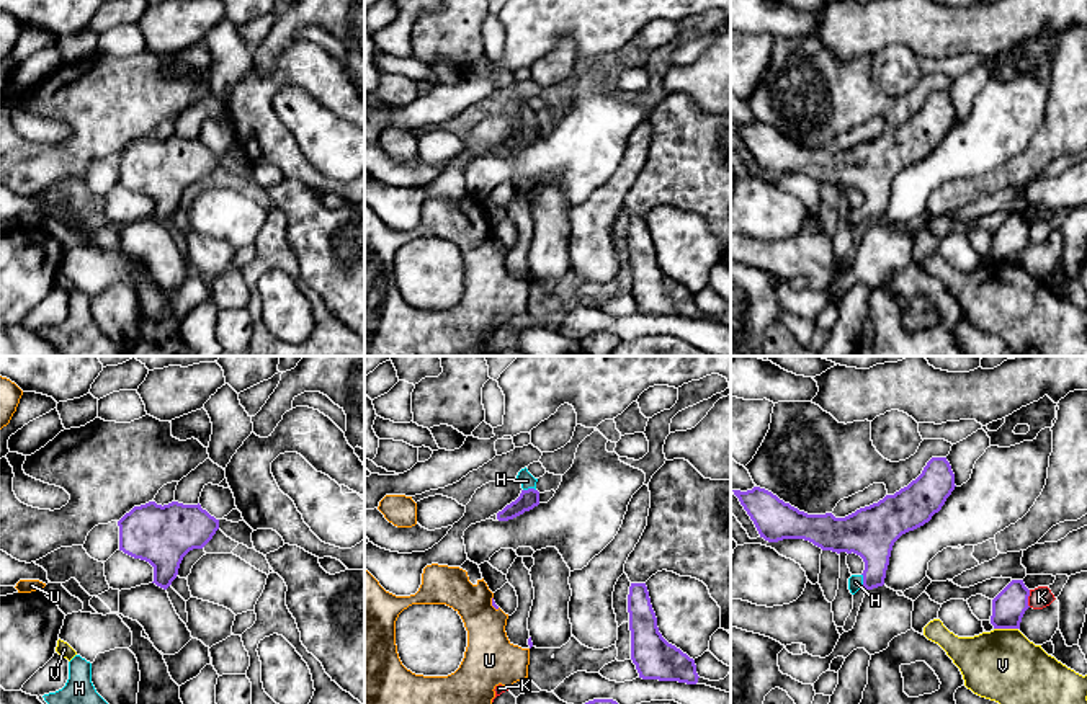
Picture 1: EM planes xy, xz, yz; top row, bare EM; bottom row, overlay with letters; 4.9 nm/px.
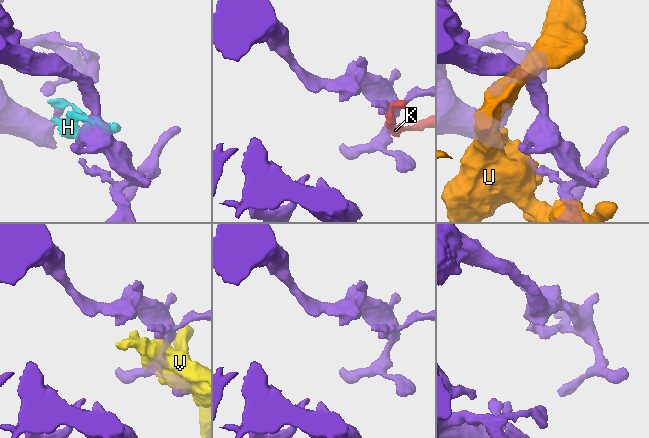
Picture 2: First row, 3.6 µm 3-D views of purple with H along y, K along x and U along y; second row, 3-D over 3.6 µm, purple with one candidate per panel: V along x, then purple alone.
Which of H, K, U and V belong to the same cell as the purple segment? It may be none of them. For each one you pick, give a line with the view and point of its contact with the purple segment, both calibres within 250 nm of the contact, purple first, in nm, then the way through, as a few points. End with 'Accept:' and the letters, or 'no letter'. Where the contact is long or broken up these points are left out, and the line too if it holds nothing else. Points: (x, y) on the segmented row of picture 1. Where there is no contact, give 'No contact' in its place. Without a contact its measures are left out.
H: Touches purple at xz (528, 489). Thickness 100 nm (purple) against 70 nm. Path across: xz (528, 499), (528, 489), (527, 481)
Accept: H

